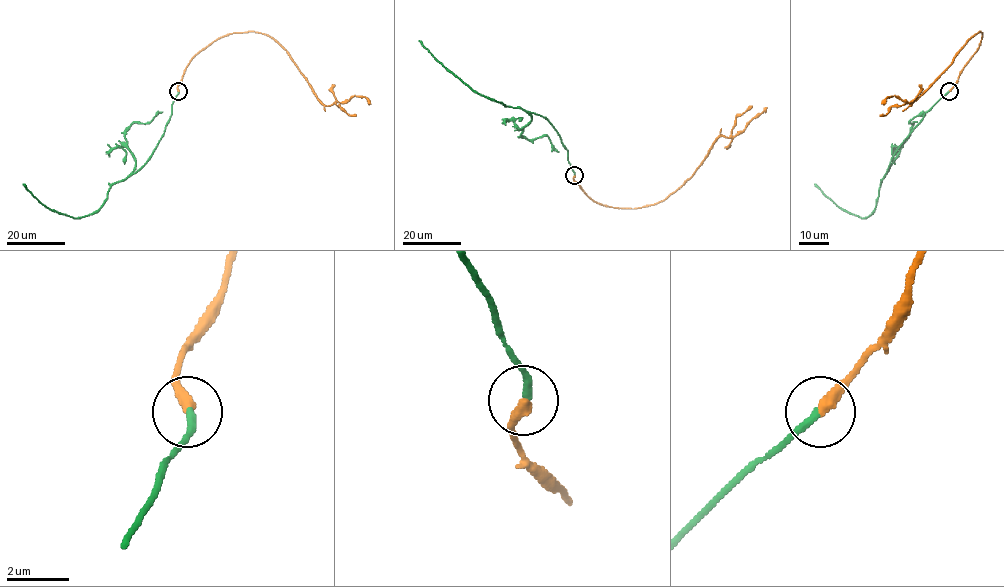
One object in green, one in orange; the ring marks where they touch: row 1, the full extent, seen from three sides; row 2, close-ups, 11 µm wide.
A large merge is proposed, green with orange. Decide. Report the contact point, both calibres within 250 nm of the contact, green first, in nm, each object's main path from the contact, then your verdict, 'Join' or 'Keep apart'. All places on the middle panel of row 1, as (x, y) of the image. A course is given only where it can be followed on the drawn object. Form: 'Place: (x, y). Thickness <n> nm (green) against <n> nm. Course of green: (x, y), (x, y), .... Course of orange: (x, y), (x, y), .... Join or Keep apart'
Place: (574, 175). Thickness 240 nm (green) against 400 nm. Course of green: (575, 175), (568, 161), (568, 151), (545, 117), (473, 92), (419, 40). Course of orange: (574, 175), (597, 203), (636, 209), (653, 205), (692, 175), (720, 136), (739, 134), (767, 107). Join

